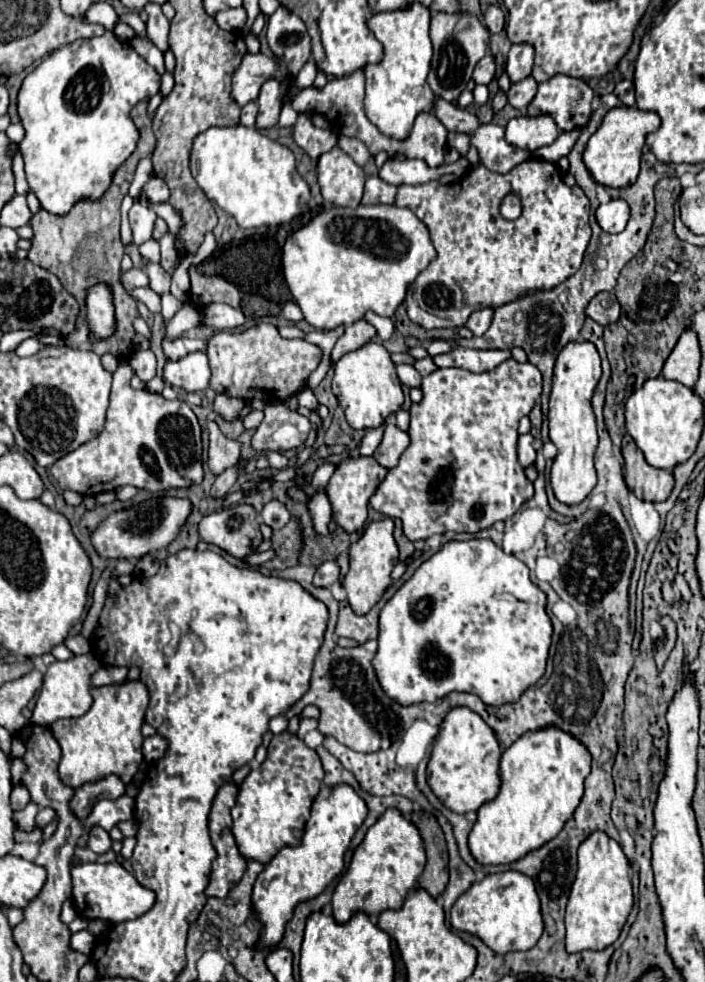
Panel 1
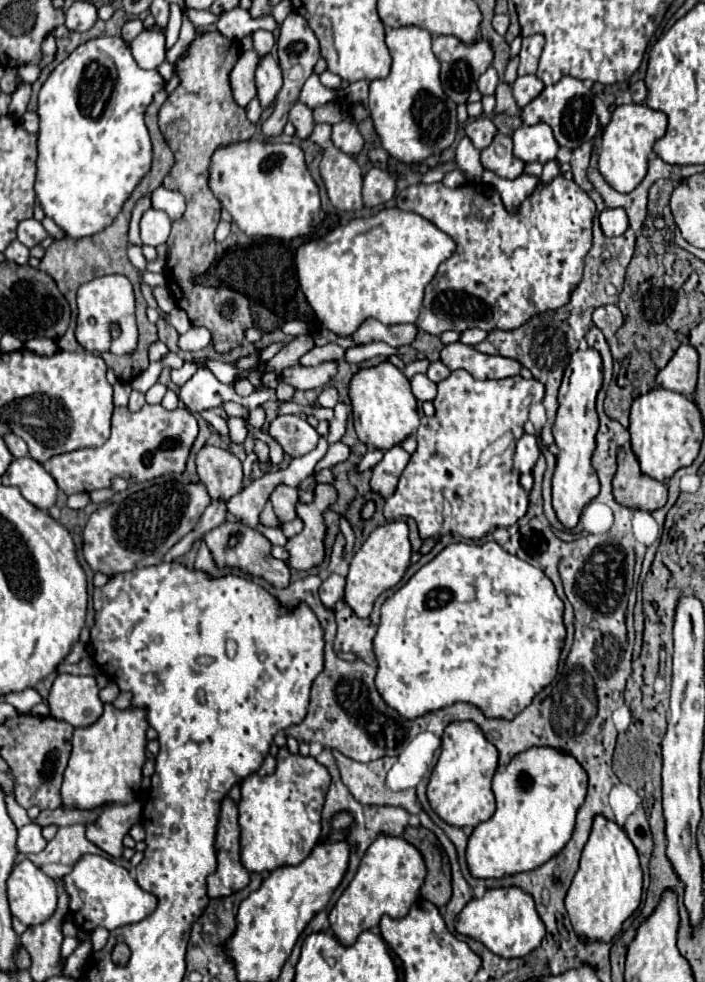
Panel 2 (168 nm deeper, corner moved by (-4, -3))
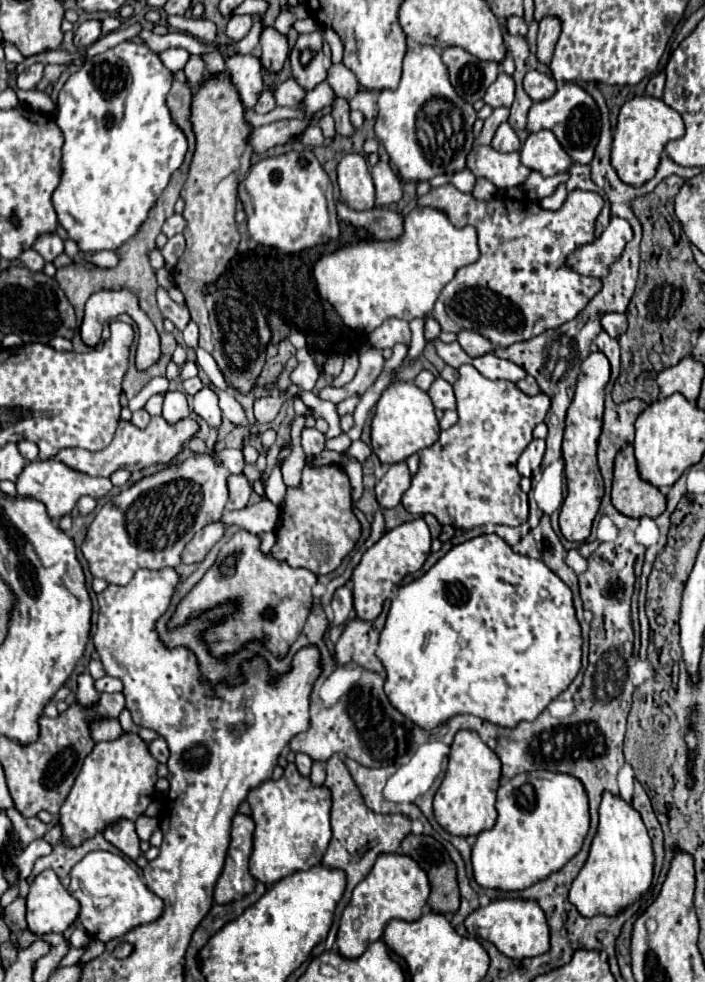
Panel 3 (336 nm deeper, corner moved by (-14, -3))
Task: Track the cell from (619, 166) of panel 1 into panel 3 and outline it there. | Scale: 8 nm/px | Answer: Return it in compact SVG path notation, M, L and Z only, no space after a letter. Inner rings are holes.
M634 97L632 101L626 101L618 115L618 125L614 131L614 143L612 143L612 167L616 169L618 177L632 185L642 187L646 181L650 181L656 175L660 155L664 151L664 145L670 139L678 139L684 135L684 121L678 111L668 107L662 99L654 97Z

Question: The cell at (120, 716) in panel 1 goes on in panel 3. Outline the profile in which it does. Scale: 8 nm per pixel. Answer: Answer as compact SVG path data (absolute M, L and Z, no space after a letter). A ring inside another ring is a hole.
M122 731L114 741L98 741L86 757L76 783L60 809L60 827L68 845L80 845L84 839L104 831L120 819L136 821L152 801L158 761L152 757L146 741L138 733Z

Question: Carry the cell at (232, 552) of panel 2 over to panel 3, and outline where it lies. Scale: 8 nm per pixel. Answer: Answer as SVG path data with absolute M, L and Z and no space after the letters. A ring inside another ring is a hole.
M244 529L236 531L220 549L218 559L202 577L202 581L182 599L172 617L170 625L184 623L186 619L210 609L228 599L240 601L240 611L234 613L224 625L212 627L206 633L206 641L212 647L214 655L226 655L238 651L250 639L264 639L268 649L282 657L288 647L300 635L306 617L312 607L312 587L316 583L316 575L308 569L294 569L284 561L274 559L260 551L260 537L248 533Z

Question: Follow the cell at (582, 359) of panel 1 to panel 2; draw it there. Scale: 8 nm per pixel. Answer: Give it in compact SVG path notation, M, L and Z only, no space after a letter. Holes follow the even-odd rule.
M596 349L576 351L570 357L570 363L564 371L560 395L558 395L558 413L552 427L556 445L558 445L558 463L552 477L552 505L558 521L564 529L574 529L578 525L582 509L598 495L600 481L590 463L590 457L596 449L596 431L598 431L598 415L596 415L596 393L602 387L602 359Z

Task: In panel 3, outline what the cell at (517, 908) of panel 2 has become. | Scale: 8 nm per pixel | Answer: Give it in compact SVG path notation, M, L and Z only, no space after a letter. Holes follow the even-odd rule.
M496 899L466 917L466 929L472 937L482 937L496 945L510 959L542 955L550 949L550 929L542 907L534 899Z

